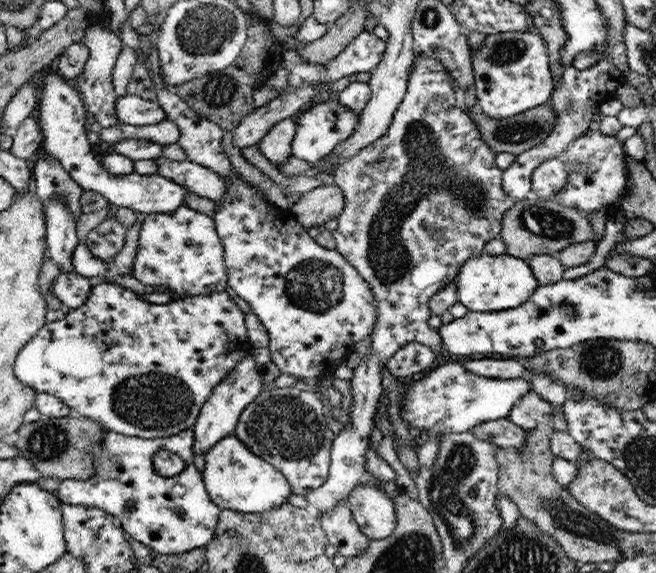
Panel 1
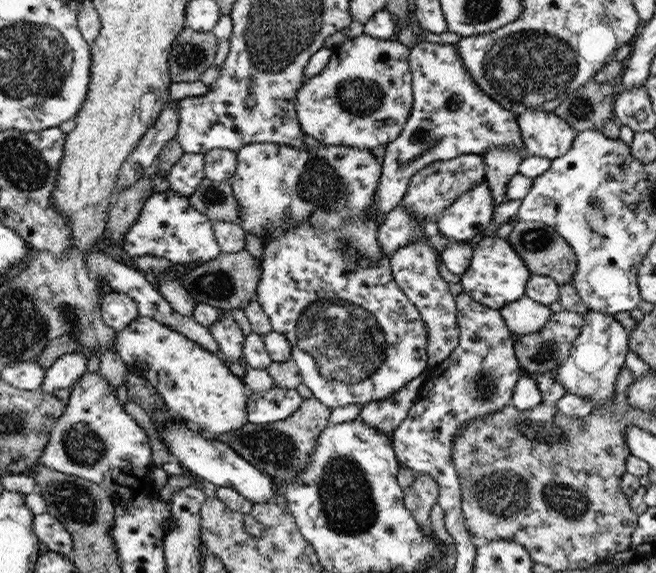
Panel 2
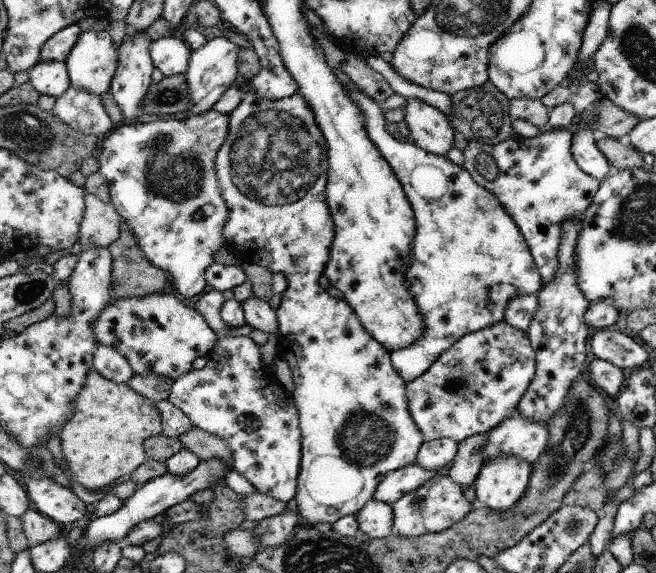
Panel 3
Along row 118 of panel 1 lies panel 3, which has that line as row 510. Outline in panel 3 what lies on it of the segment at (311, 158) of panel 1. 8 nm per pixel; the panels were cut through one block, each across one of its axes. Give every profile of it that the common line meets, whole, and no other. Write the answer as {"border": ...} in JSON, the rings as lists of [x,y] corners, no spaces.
{"border":[[[251,91],[244,100],[241,100],[240,105],[229,114],[229,137],[217,153],[216,166],[222,198],[226,200],[226,206],[230,208],[230,216],[226,220],[225,226],[225,238],[228,246],[230,246],[229,250],[240,261],[241,265],[258,264],[269,269],[273,274],[280,272],[286,274],[286,280],[288,280],[288,288],[281,295],[277,316],[280,339],[279,350],[281,355],[288,355],[288,364],[294,376],[296,388],[293,394],[294,400],[297,401],[302,435],[301,473],[297,480],[298,490],[292,501],[292,506],[300,517],[301,524],[315,526],[318,522],[328,522],[328,524],[334,525],[344,516],[357,515],[368,502],[371,502],[374,499],[376,486],[384,479],[384,475],[416,463],[418,452],[425,441],[420,430],[418,430],[418,426],[410,416],[410,410],[408,410],[406,383],[394,371],[389,351],[366,332],[360,320],[354,314],[354,310],[348,306],[343,298],[320,287],[319,280],[323,276],[322,270],[326,268],[326,262],[328,262],[328,256],[330,256],[330,246],[332,246],[332,240],[334,240],[335,228],[325,194],[329,166],[328,150],[326,150],[324,136],[322,136],[318,124],[314,120],[314,112],[308,102],[300,94],[294,94],[279,100],[266,100],[266,98],[260,98],[260,96],[254,94],[254,91]]]}

